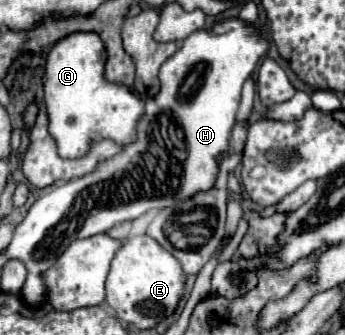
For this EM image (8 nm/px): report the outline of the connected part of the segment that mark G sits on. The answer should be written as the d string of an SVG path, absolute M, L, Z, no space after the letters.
M76 33L76 35L68 35L68 39L62 39L60 43L56 43L56 45L50 49L48 57L46 57L44 105L46 105L46 111L48 111L48 131L50 131L50 135L54 137L56 145L58 145L58 155L64 157L64 159L78 159L78 157L84 157L84 155L88 153L90 145L92 145L94 141L98 141L98 139L112 139L114 143L118 143L118 145L122 145L122 147L128 145L128 143L132 143L132 141L136 139L136 125L138 125L138 121L140 121L140 117L142 117L142 113L144 113L144 99L140 99L138 93L132 93L132 89L126 87L126 85L116 85L116 87L112 87L112 83L104 77L104 63L106 63L104 43L102 43L102 39L100 39L96 33Z

